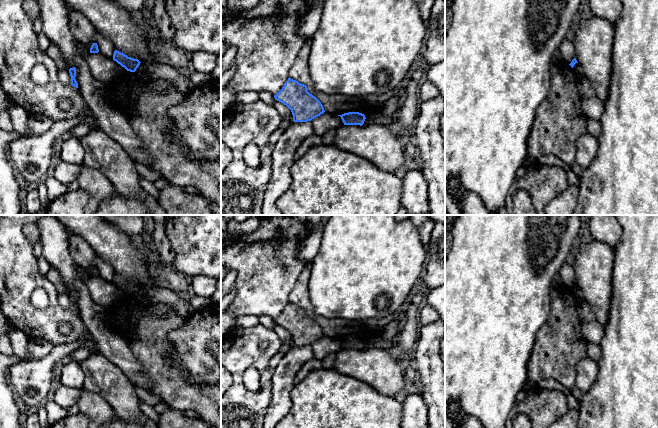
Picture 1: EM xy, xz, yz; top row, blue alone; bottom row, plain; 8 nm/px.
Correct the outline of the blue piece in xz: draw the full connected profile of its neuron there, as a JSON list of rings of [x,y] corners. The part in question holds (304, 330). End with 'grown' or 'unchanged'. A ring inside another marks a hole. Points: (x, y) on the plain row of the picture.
[[[290,301],[274,322],[291,334],[294,346],[311,345],[325,336],[321,326],[308,316],[307,310]]]; unchanged

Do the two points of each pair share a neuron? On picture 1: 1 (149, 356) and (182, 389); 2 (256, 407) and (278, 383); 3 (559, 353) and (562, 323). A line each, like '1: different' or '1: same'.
1: same
2: different
3: same

